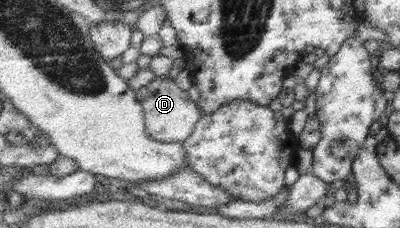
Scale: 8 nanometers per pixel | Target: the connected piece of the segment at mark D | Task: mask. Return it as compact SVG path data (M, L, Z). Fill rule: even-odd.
M156 77L150 84L139 87L135 93L140 104L143 104L147 131L159 141L186 142L204 114L199 103L190 100L188 92L179 88L178 84L170 78Z

